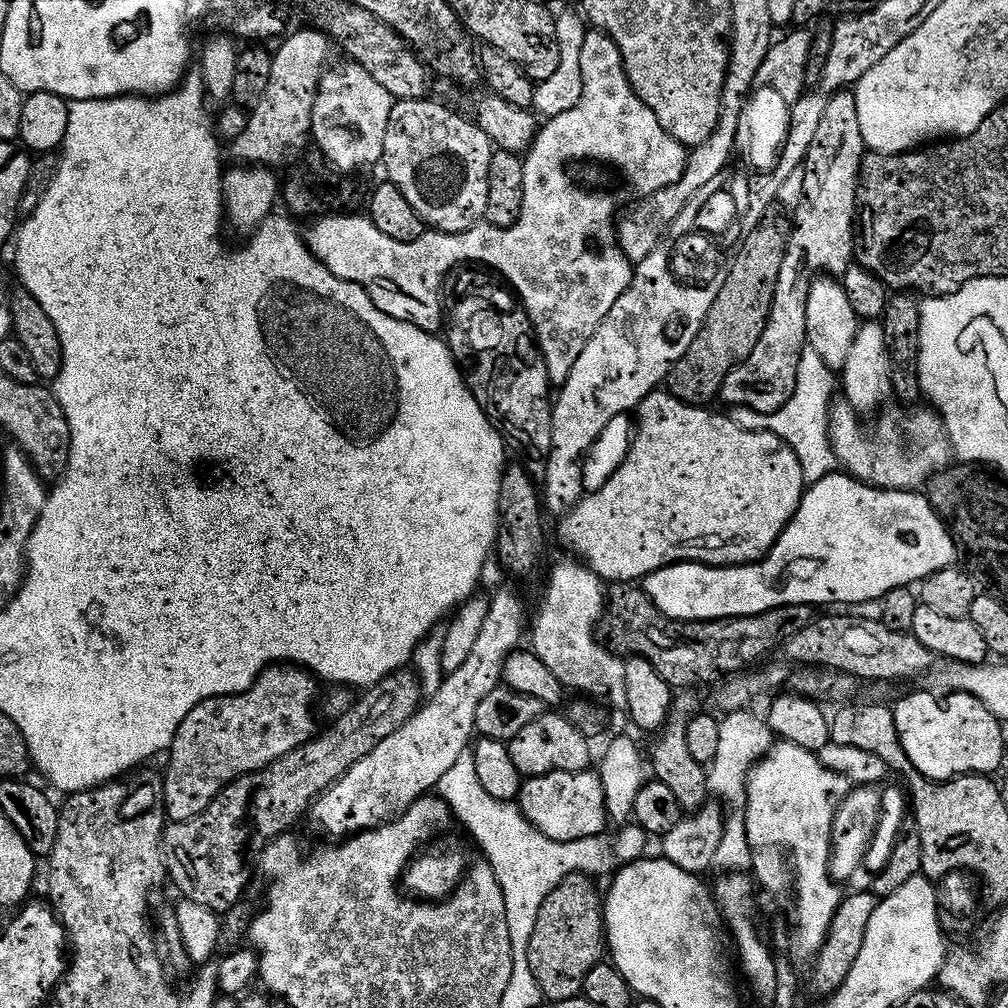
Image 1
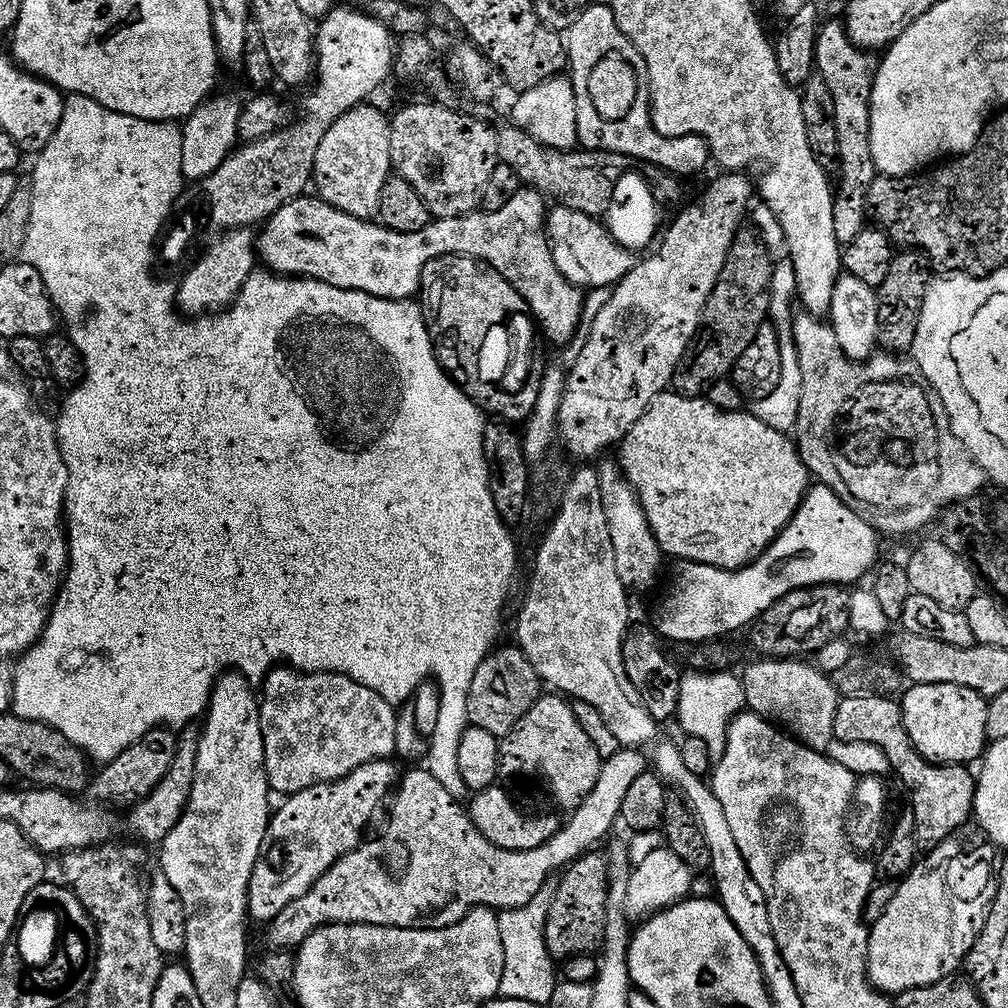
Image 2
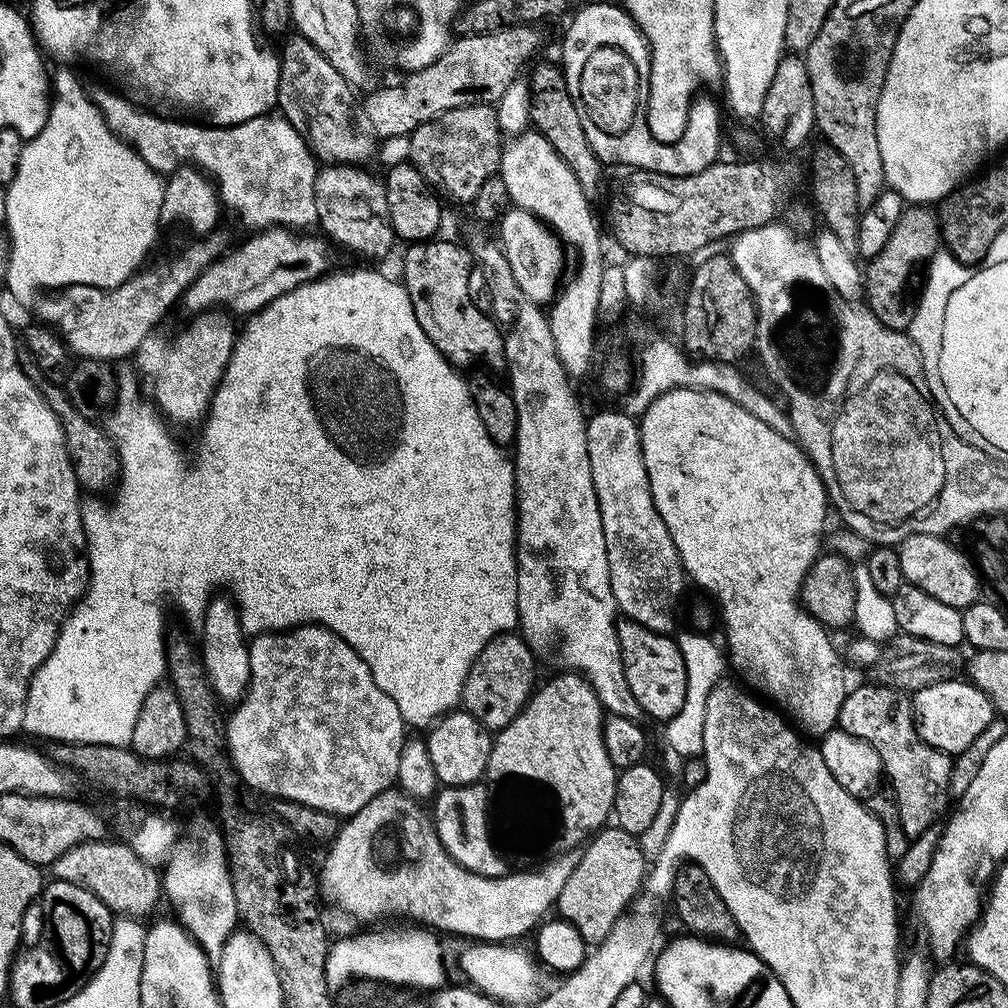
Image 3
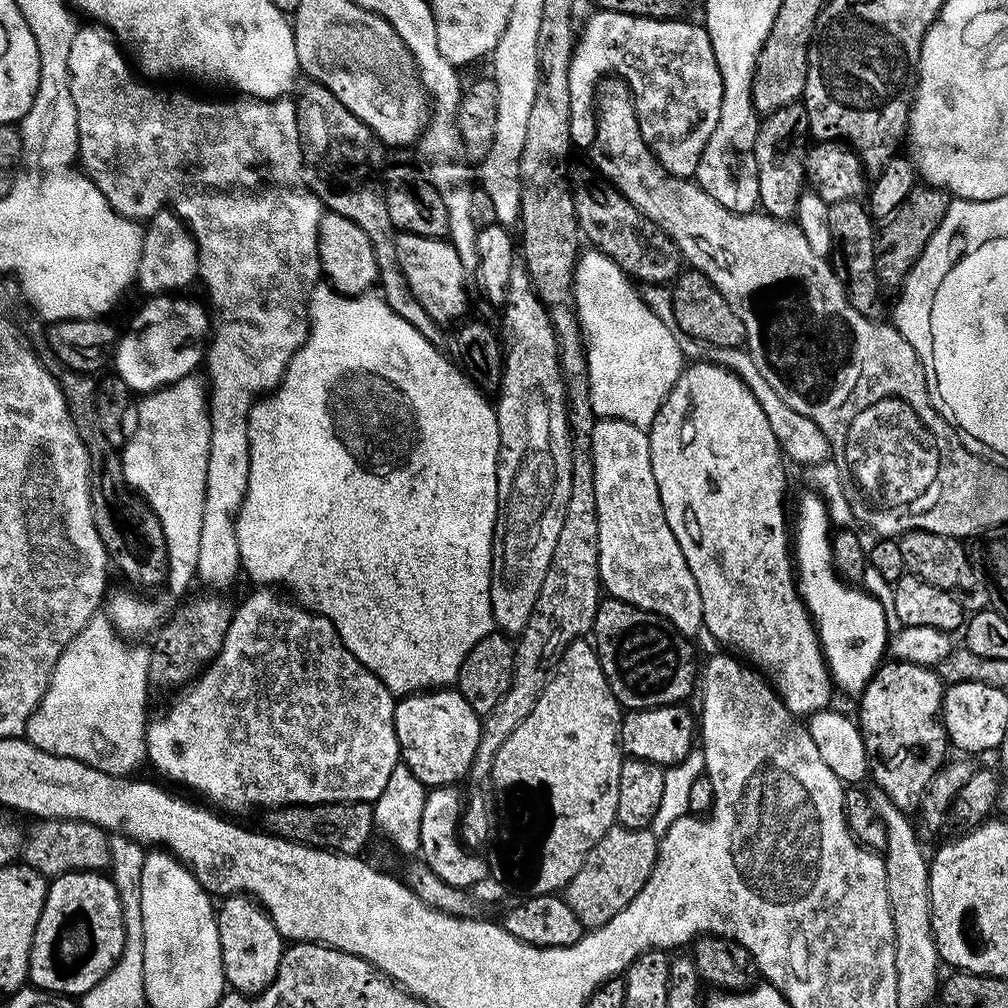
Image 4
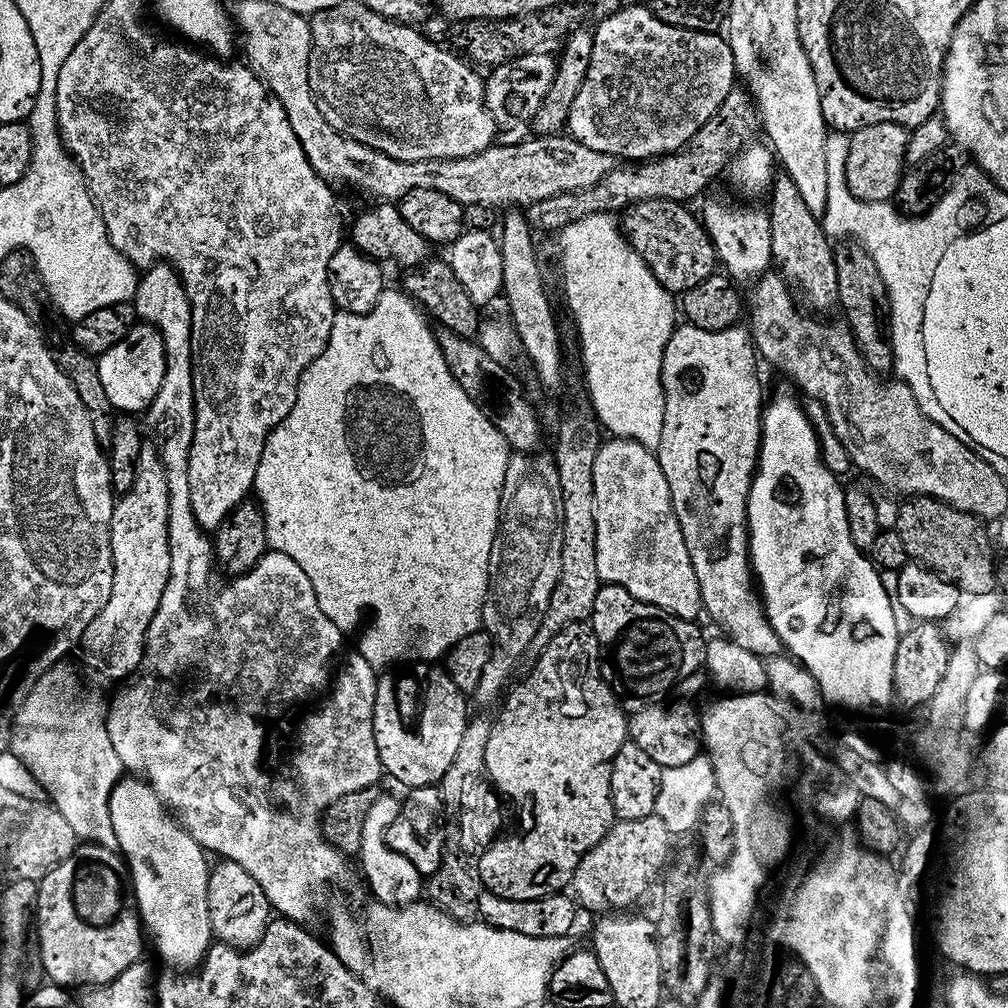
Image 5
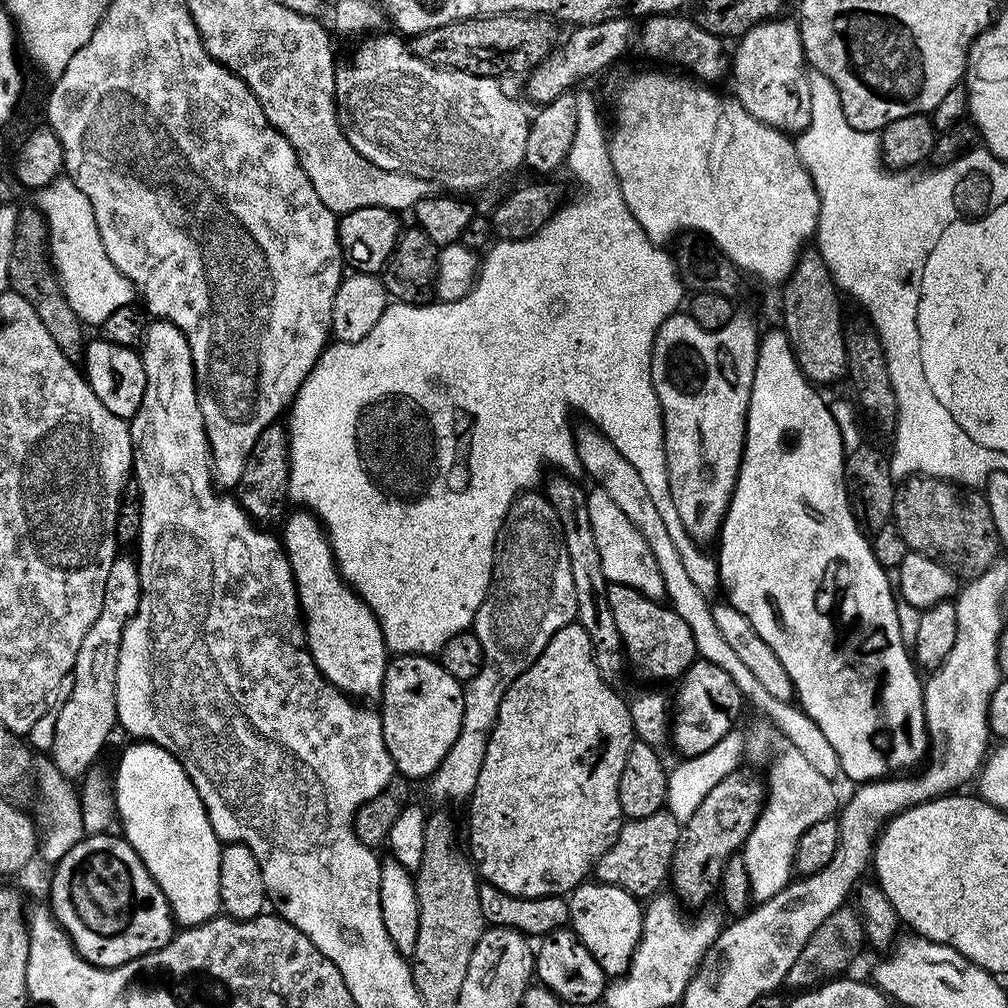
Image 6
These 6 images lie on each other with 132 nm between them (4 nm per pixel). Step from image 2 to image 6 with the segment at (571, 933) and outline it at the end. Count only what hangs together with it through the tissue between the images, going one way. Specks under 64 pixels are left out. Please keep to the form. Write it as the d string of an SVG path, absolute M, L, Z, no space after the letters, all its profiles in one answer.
M668 811L650 814L650 818L625 819L618 838L596 863L594 876L601 884L618 886L637 898L648 898L665 887L672 871L672 855L680 837L681 821Z

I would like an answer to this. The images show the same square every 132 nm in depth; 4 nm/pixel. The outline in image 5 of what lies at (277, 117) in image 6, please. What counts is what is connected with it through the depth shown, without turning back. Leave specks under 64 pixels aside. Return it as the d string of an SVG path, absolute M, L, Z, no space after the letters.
M320 104L315 108L288 108L286 110L286 118L290 122L294 134L298 134L298 142L302 142L302 150L306 154L310 166L314 166L317 174L330 186L349 184L352 188L373 192L376 198L384 202L399 201L400 197L410 194L410 190L421 188L422 190L439 190L440 193L447 194L449 198L454 198L454 202L462 205L527 206L540 199L550 198L551 195L581 191L584 188L592 187L614 167L613 157L602 154L598 150L590 150L590 146L582 146L582 142L578 142L569 134L537 135L535 138L531 138L532 140L524 140L521 144L516 145L496 142L492 147L461 160L419 160L418 162L395 160L386 154L374 151L373 148L366 148L347 135L341 134L334 127L326 112L324 116L324 112L325 109Z

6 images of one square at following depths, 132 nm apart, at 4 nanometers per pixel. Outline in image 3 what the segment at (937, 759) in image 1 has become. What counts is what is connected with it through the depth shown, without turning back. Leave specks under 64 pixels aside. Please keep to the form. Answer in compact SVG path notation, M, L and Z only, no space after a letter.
M953 678L926 686L911 697L912 713L916 715L916 728L927 744L940 752L957 754L967 749L994 719L990 698L982 694L967 679Z

